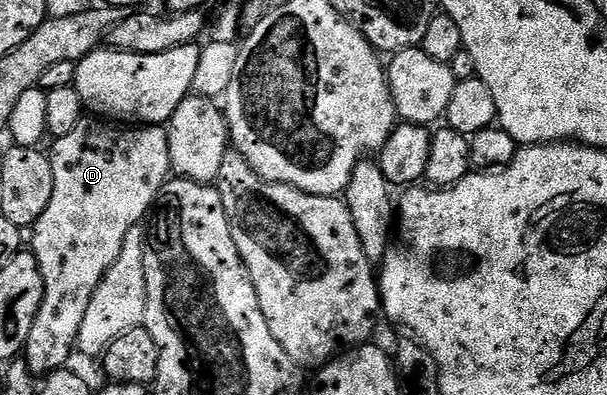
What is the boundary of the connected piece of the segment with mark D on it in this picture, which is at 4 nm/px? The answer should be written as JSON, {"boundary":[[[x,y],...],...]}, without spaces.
{"boundary":[[[92,117],[81,121],[74,133],[66,133],[66,137],[51,144],[54,193],[50,197],[46,213],[38,217],[36,226],[30,231],[30,235],[33,235],[30,250],[44,277],[44,300],[22,352],[24,362],[37,377],[47,376],[69,366],[68,358],[72,351],[74,355],[77,350],[82,321],[86,321],[86,311],[90,309],[90,301],[98,285],[114,261],[118,261],[126,237],[139,228],[136,226],[143,221],[144,214],[147,211],[149,214],[155,208],[156,199],[170,178],[172,162],[167,130],[160,125],[136,125],[131,128],[133,131],[123,131],[122,128],[124,127]]]}

